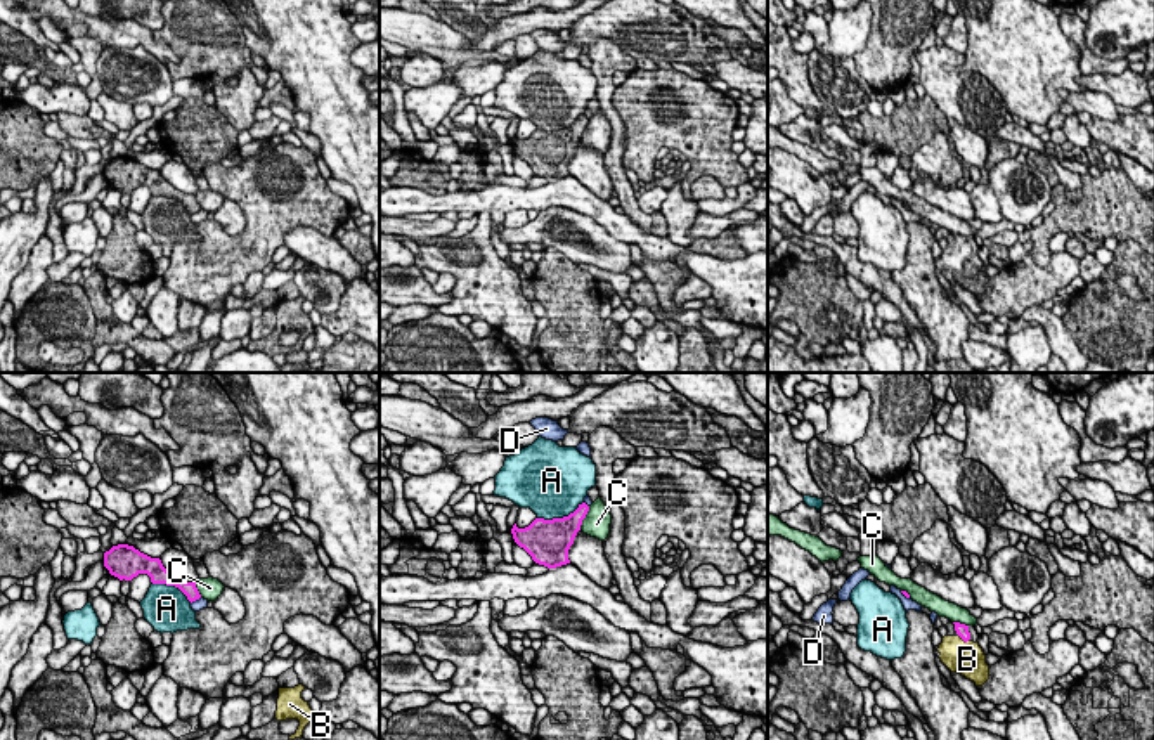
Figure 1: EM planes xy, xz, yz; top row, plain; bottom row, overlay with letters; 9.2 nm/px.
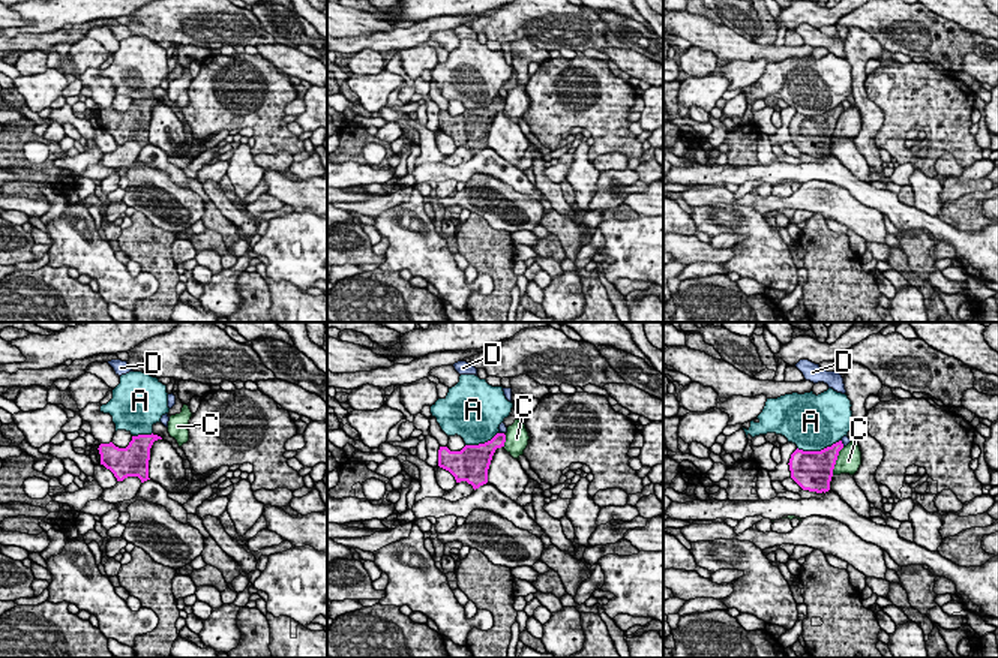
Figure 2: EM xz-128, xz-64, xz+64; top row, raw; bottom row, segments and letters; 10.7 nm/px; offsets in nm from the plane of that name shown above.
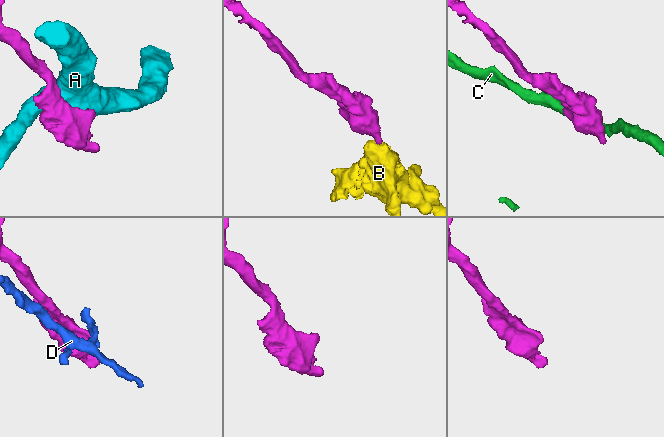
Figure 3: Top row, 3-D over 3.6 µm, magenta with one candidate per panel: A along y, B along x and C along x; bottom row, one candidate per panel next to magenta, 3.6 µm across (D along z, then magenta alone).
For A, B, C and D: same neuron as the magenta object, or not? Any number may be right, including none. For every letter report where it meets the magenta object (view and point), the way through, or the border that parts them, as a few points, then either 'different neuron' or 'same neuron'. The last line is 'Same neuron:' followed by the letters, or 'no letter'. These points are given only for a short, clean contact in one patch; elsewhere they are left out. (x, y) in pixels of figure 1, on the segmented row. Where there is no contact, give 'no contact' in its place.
A: contact xz (560, 519); different neuron
B: contact yz (964, 640); way yz (962, 629), (964, 640), (964, 655), (967, 659); same neuron
C: contact xz (584, 517); different neuron
D: contact xy (194, 600); different neuron
Same neuron: B

